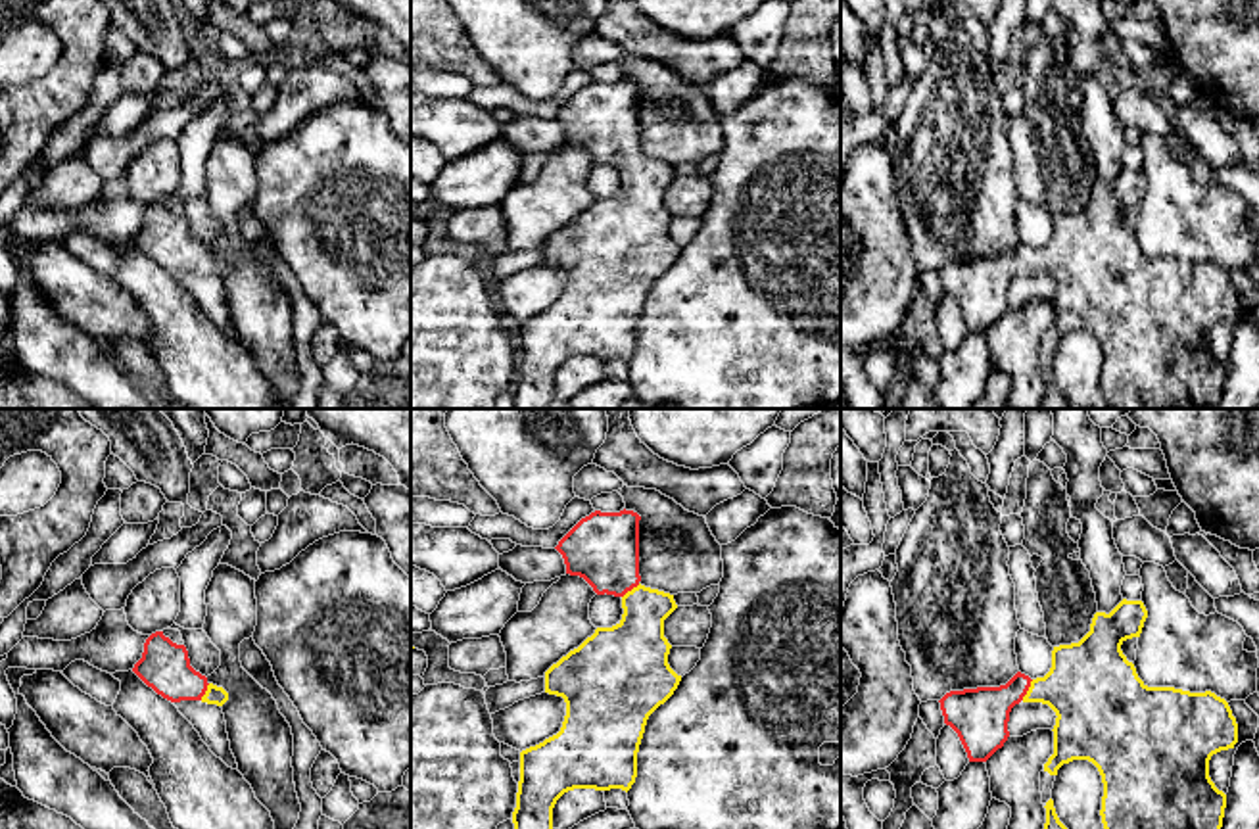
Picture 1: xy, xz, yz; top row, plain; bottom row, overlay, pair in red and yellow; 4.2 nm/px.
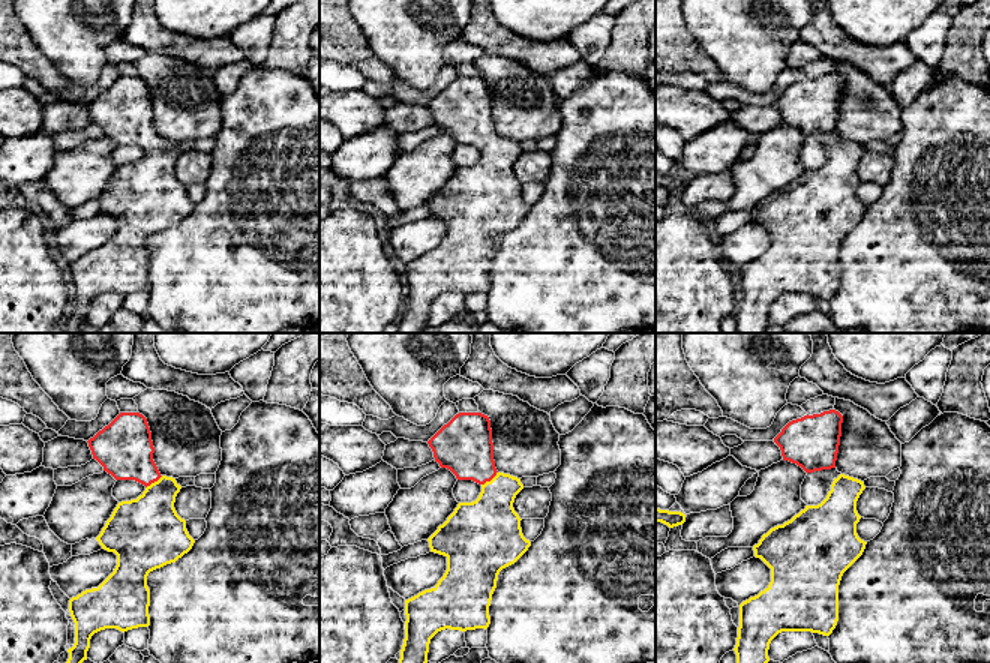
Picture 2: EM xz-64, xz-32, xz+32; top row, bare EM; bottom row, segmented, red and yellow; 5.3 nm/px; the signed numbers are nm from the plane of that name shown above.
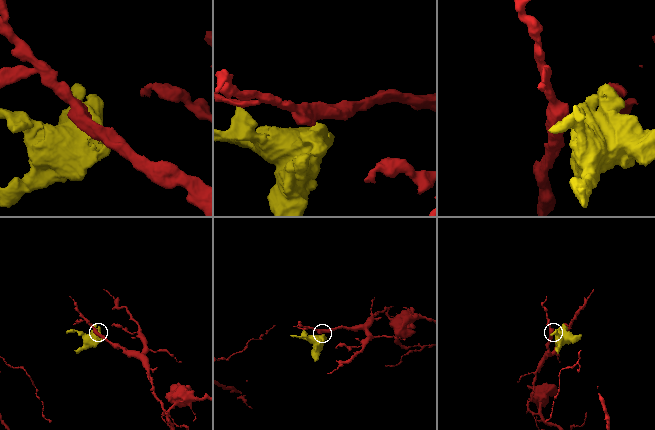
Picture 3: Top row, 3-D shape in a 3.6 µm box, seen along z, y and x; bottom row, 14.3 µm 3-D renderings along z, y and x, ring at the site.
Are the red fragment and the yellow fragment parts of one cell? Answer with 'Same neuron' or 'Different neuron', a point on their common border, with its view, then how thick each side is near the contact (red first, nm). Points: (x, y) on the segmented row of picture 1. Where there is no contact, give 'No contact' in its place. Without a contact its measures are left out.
Same neuron. Touches red at yz (1027, 689). Thickness 240 nm (red) against 340 nm

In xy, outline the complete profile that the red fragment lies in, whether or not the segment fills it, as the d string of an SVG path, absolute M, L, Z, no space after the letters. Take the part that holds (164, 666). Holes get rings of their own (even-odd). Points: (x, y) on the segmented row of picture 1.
M163 631L146 639L142 658L132 672L171 702L202 700L223 706L228 700L223 687L209 683L205 675L190 666L186 647L173 643Z

